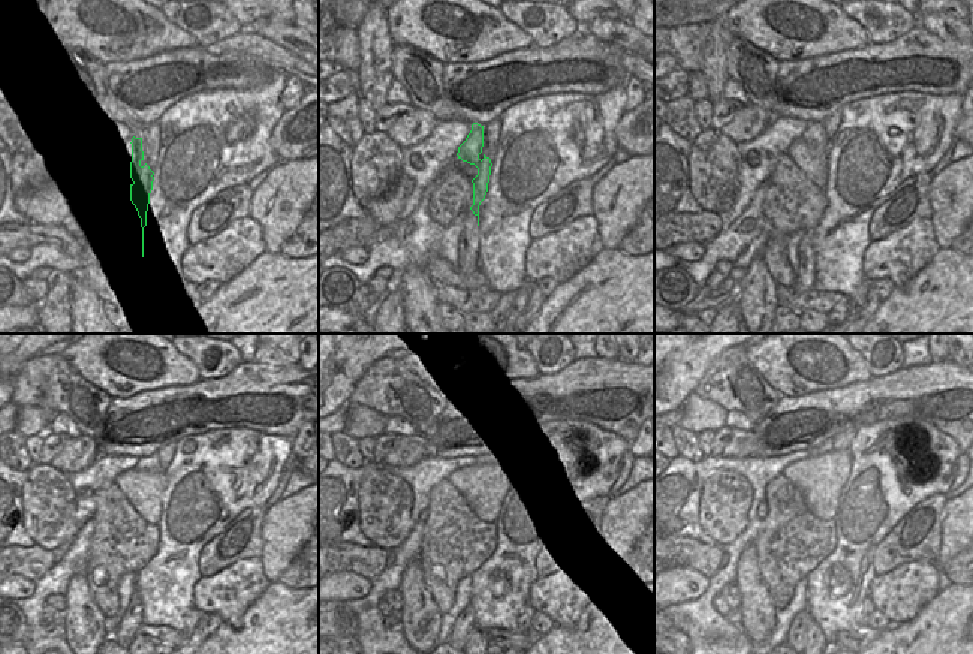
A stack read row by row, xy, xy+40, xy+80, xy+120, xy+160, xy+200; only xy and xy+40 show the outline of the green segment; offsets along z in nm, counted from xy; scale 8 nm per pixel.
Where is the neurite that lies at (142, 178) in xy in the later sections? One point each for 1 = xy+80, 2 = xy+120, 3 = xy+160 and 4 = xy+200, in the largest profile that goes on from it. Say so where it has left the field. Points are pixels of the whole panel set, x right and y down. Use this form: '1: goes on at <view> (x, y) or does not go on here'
1: goes on at xy+80 (815, 135)
2: goes on at xy+120 (150, 464)
3: goes on at xy+160 (488, 457)
4: goes on at xy+200 (827, 446)

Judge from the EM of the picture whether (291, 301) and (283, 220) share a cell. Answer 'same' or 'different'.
different

